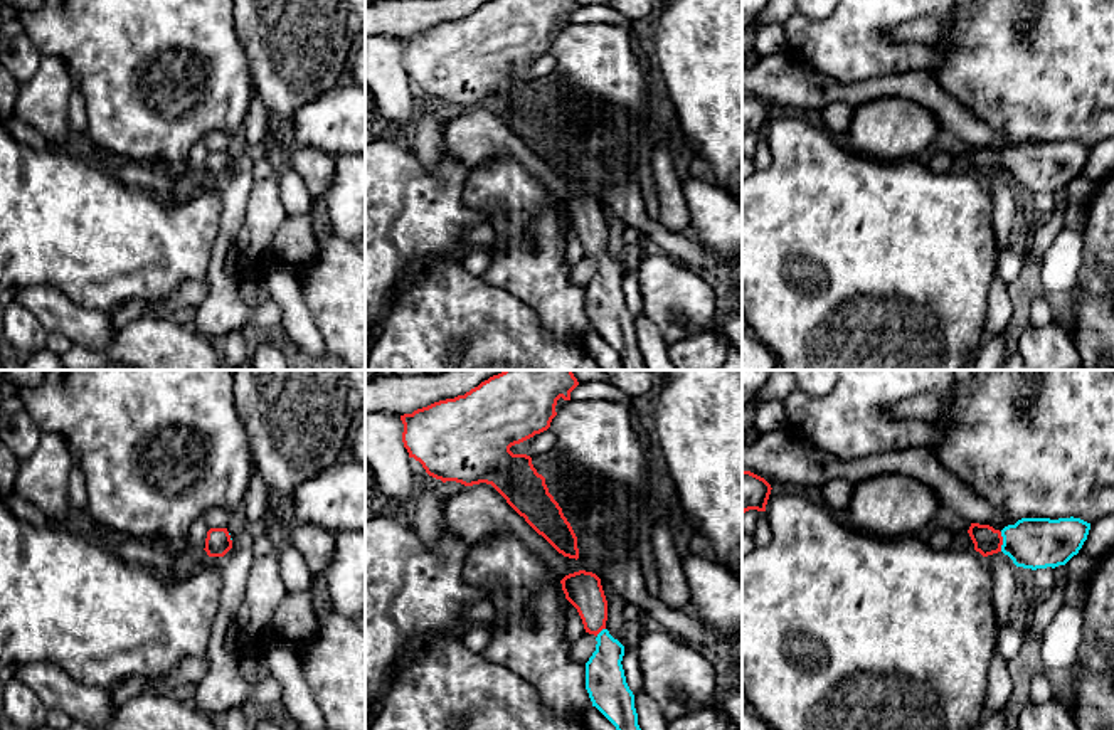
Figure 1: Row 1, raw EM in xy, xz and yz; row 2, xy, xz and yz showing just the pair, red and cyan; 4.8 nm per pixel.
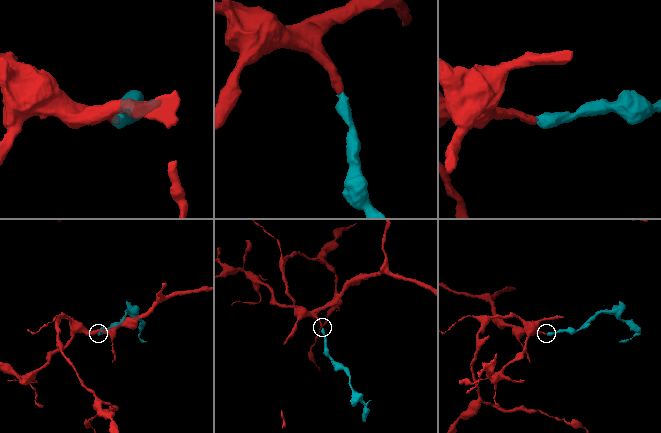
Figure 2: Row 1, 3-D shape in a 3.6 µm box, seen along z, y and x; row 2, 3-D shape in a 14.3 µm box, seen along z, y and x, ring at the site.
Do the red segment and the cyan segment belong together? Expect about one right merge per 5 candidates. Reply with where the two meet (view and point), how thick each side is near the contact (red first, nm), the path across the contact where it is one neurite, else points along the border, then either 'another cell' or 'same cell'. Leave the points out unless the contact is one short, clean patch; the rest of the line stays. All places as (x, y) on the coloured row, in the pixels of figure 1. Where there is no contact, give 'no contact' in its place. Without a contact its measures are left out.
yz (1002, 542) | 130/240 nm | across yz (986, 540), (1002, 542), (1034, 544) | same cell

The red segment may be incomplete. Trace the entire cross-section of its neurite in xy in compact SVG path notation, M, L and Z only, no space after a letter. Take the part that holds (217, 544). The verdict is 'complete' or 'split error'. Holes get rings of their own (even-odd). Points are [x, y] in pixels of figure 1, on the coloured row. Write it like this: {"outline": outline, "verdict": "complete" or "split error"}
{"outline": "M210 528L205 538L205 552L209 557L224 557L232 548L227 528Z", "verdict": "complete"}

